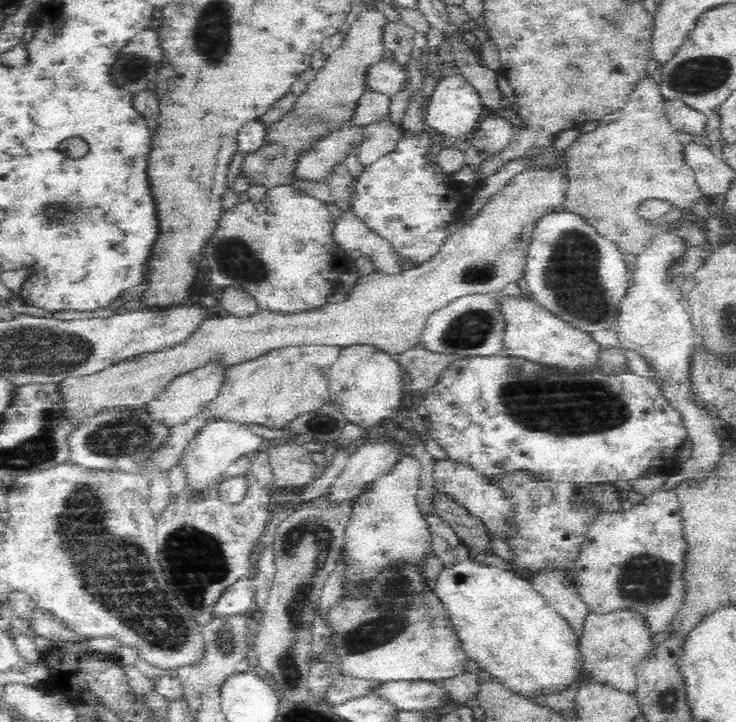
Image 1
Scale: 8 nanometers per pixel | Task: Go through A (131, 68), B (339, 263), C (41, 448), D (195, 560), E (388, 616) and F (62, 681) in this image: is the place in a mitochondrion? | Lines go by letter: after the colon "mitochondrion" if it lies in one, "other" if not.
A: mitochondrion
B: other
C: mitochondrion
D: mitochondrion
E: mitochondrion
F: other

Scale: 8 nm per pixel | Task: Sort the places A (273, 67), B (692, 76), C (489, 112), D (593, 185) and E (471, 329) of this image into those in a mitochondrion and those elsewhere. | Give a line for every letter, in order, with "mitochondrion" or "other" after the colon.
A: other
B: mitochondrion
C: other
D: other
E: mitochondrion

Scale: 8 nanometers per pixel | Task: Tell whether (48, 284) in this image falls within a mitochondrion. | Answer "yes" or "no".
no

